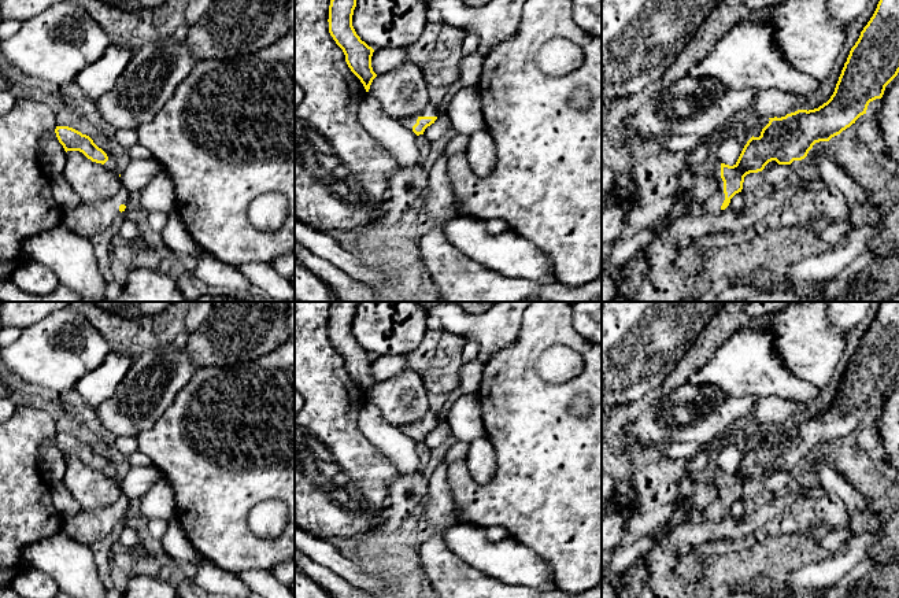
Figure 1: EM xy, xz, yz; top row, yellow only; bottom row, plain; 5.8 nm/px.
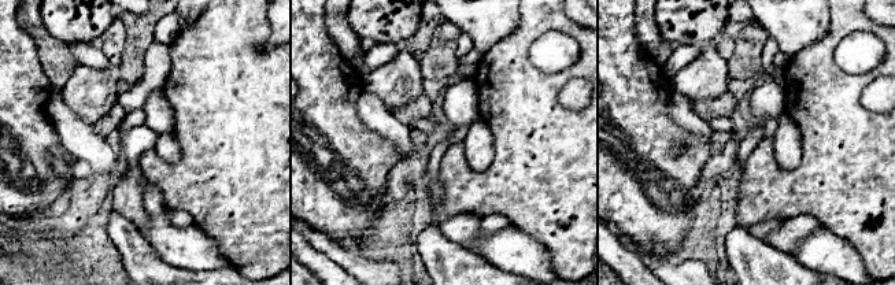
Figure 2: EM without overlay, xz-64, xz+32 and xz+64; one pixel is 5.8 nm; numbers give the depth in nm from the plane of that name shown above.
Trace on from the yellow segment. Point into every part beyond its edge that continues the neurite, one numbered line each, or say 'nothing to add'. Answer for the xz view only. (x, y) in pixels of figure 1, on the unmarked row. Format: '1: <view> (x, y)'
1: xz (429, 417)

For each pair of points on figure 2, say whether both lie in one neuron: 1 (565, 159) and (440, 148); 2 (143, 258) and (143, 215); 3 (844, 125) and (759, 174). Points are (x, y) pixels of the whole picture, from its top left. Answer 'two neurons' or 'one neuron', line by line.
1: two neurons
2: two neurons
3: one neuron

